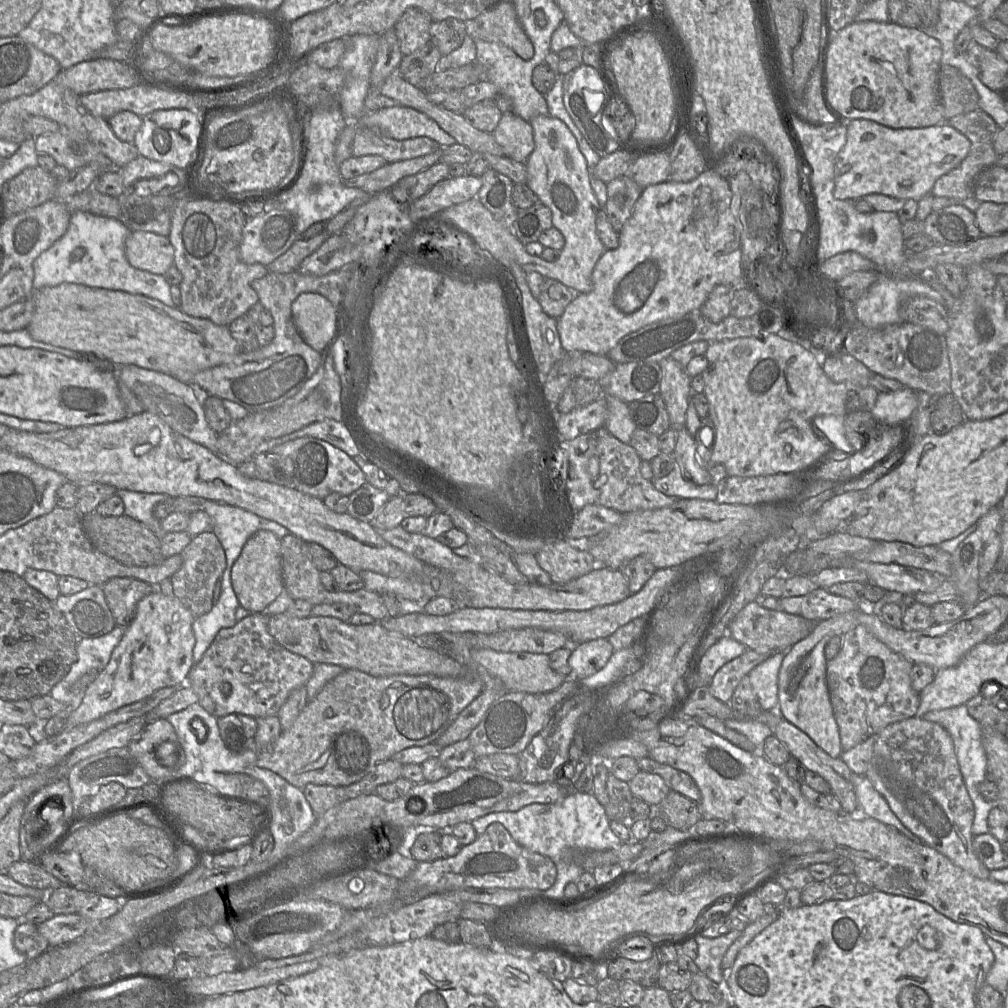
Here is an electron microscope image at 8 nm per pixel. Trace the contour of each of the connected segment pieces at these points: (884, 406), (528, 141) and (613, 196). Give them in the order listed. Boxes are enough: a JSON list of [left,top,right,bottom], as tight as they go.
[[870,387,918,427],[492,112,534,162],[605,175,643,232]]

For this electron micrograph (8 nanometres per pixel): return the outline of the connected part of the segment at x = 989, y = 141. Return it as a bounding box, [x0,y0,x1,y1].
[931,108,1000,202]

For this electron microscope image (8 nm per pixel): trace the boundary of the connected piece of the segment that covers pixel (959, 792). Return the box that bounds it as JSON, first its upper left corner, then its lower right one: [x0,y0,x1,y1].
[864,717,990,880]

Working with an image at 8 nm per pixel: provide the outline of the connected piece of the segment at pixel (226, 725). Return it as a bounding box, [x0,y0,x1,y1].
[217,713,257,753]

